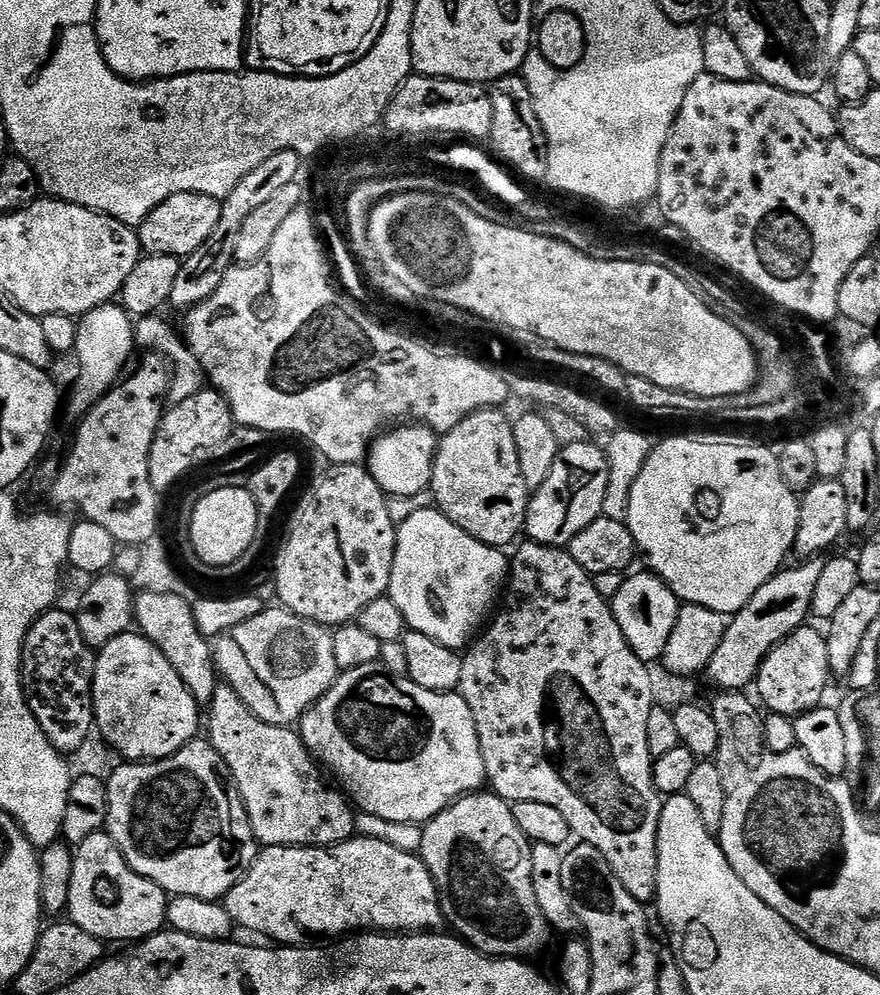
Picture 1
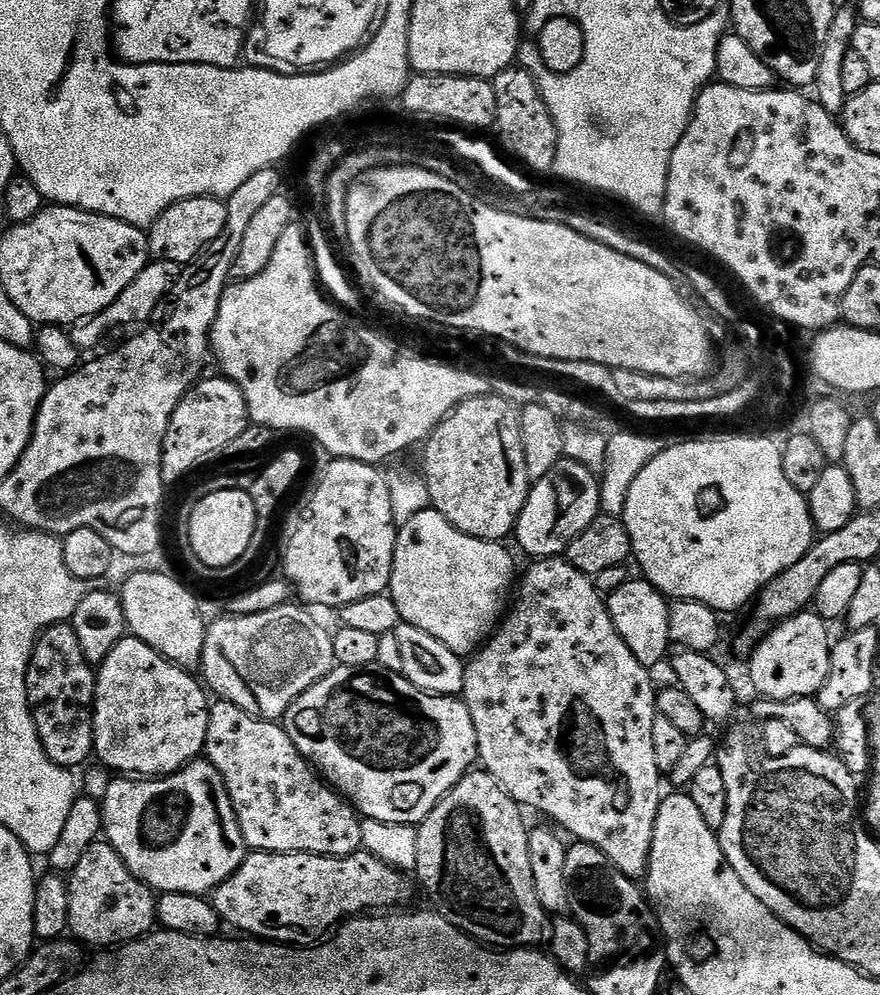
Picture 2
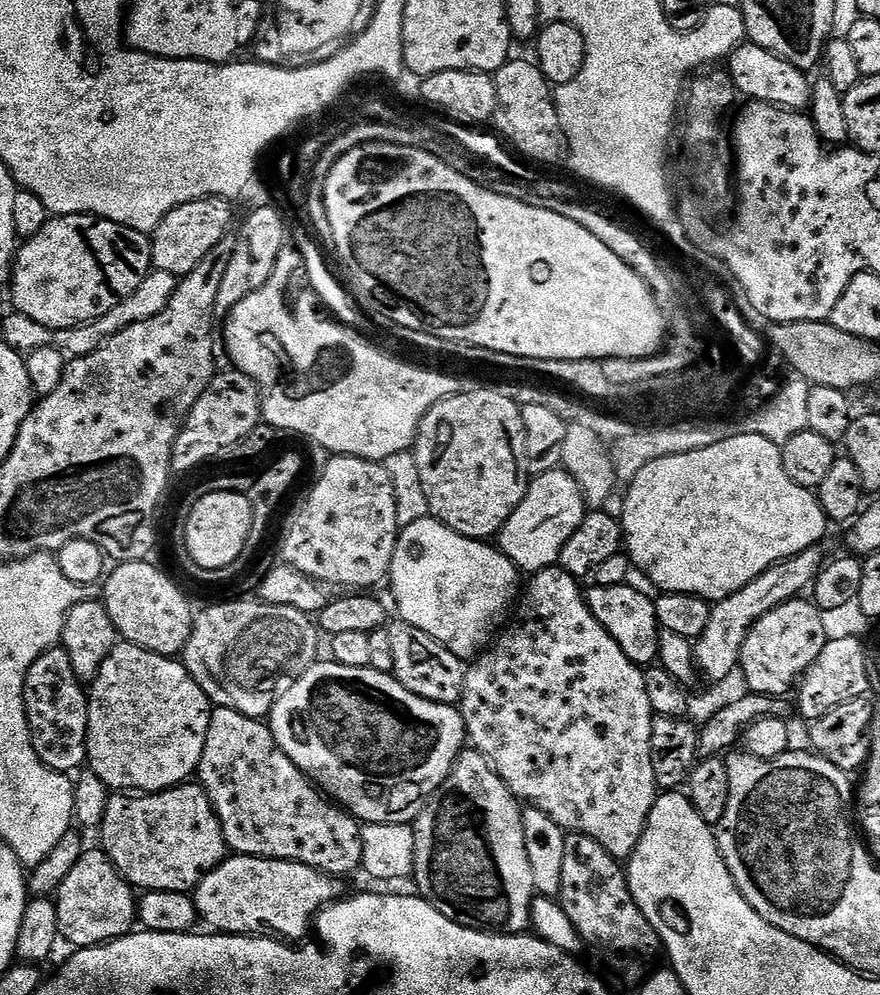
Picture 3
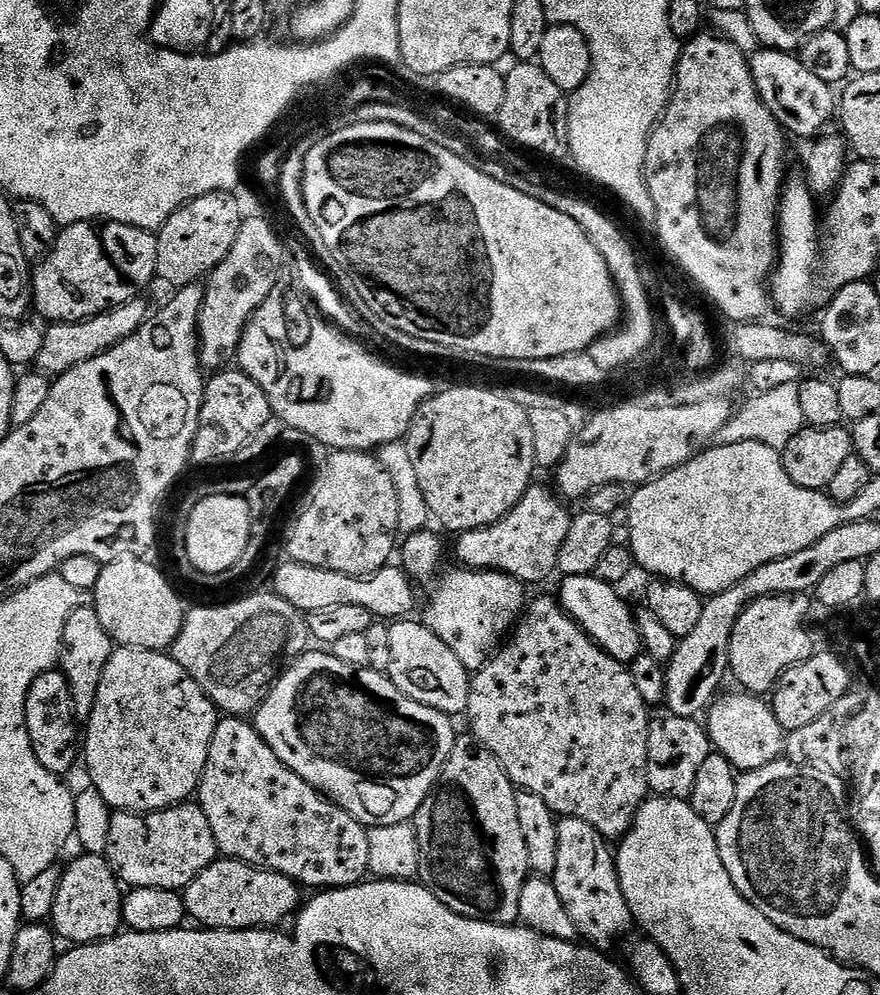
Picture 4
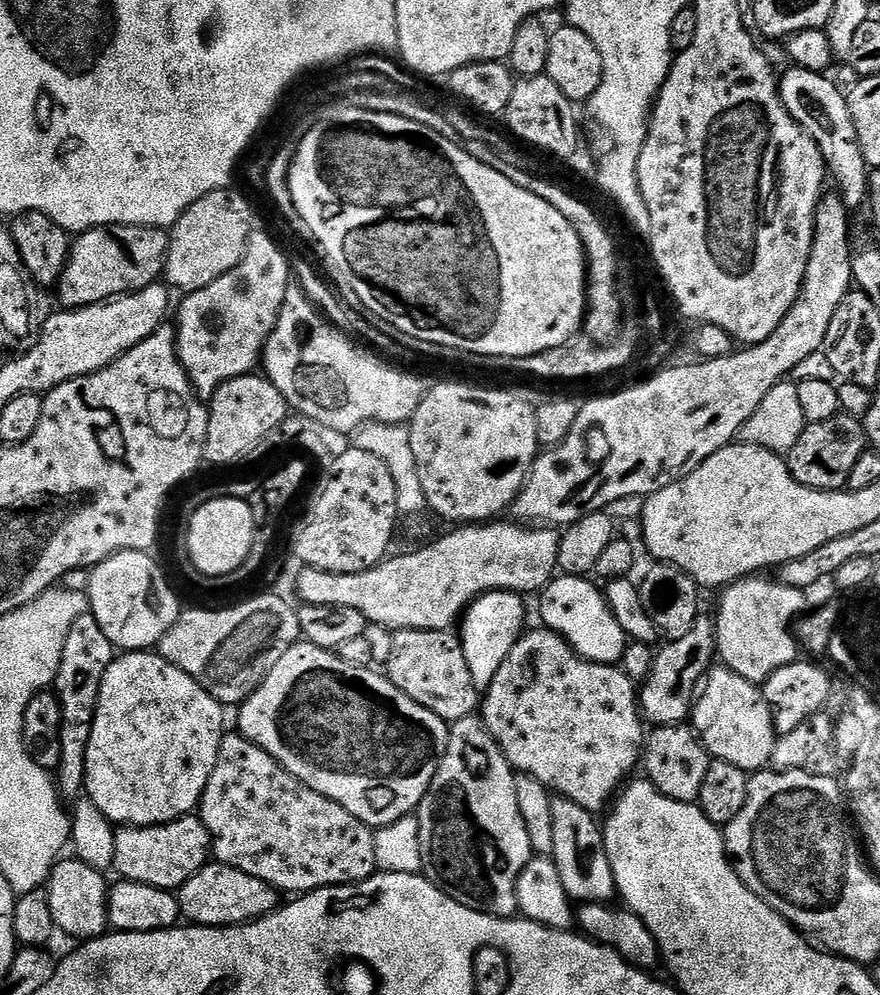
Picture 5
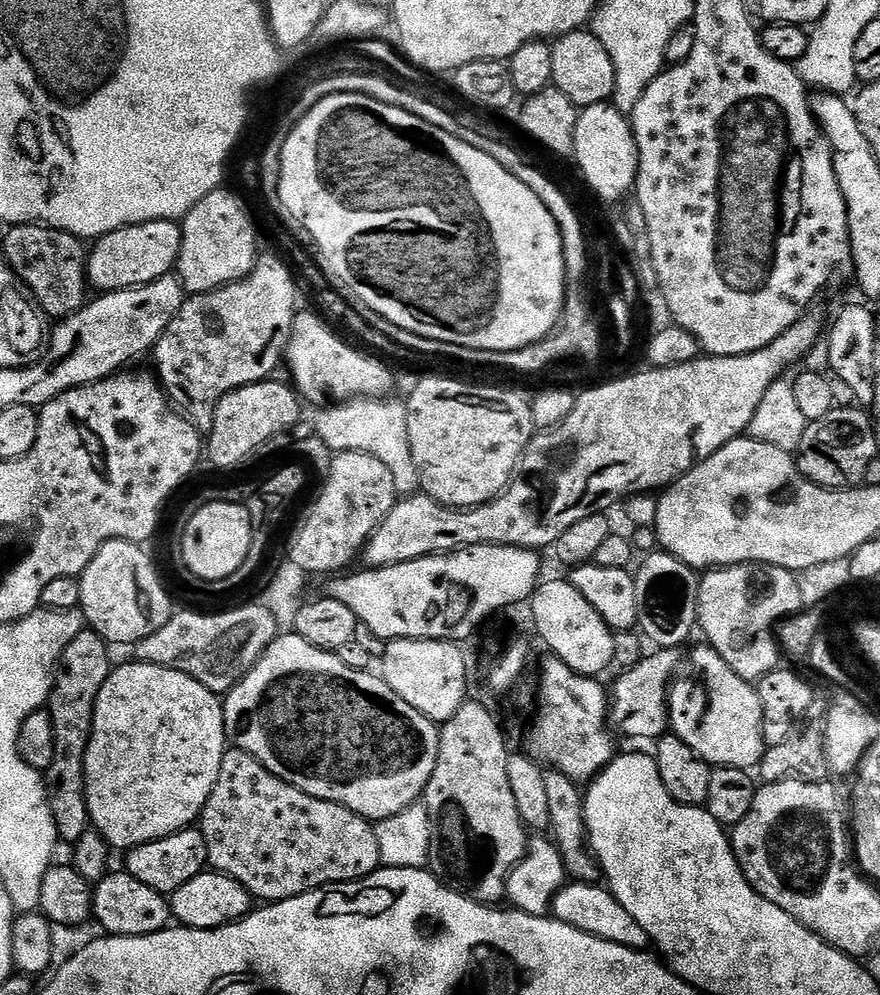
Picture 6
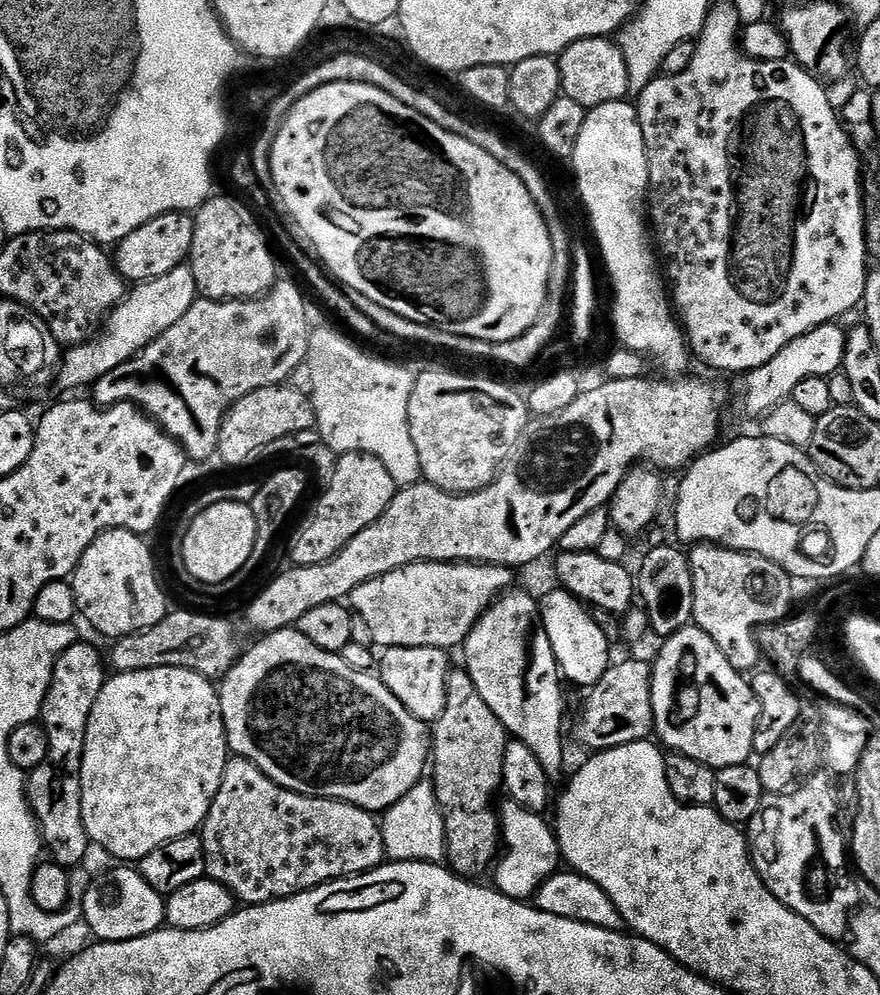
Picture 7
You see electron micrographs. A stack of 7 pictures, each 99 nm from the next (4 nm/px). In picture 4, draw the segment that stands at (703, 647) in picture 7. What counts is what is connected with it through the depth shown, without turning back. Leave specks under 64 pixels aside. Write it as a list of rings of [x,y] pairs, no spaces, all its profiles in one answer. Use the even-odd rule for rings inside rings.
[[[756,694],[739,695],[726,697],[720,712],[716,709],[716,706],[709,707],[706,713],[706,727],[708,737],[714,741],[715,751],[721,752],[737,770],[745,773],[750,770],[758,770],[770,762],[781,759],[786,752],[786,733],[784,727],[778,722],[771,703],[767,699]]]

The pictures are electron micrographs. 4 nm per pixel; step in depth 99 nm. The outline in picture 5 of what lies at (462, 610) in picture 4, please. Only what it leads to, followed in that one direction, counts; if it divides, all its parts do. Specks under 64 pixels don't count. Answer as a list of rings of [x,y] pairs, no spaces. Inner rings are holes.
[[[487,592],[464,611],[458,624],[458,635],[477,693],[483,694],[490,682],[494,682],[502,662],[506,662],[506,654],[514,650],[514,646],[524,635],[524,600],[525,597],[519,592]]]

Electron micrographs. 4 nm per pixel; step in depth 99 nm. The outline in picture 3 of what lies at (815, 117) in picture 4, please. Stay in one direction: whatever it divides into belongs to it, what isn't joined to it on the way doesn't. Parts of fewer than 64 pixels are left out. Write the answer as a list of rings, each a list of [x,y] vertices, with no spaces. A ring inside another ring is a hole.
[[[751,42],[743,43],[737,43],[731,54],[727,56],[726,71],[734,82],[737,93],[745,101],[772,104],[775,108],[789,110],[804,110],[811,105],[813,81],[810,79],[809,73],[786,62],[786,58],[782,58],[762,46]]]

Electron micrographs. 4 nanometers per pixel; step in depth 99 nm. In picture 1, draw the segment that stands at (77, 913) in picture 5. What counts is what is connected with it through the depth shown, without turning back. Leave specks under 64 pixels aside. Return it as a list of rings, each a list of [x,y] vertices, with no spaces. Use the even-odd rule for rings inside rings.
[[[107,831],[90,834],[86,842],[75,845],[72,857],[74,875],[70,878],[70,898],[66,913],[71,923],[86,930],[86,934],[105,942],[139,942],[156,935],[165,927],[170,899],[168,893],[128,865],[114,838]]]

